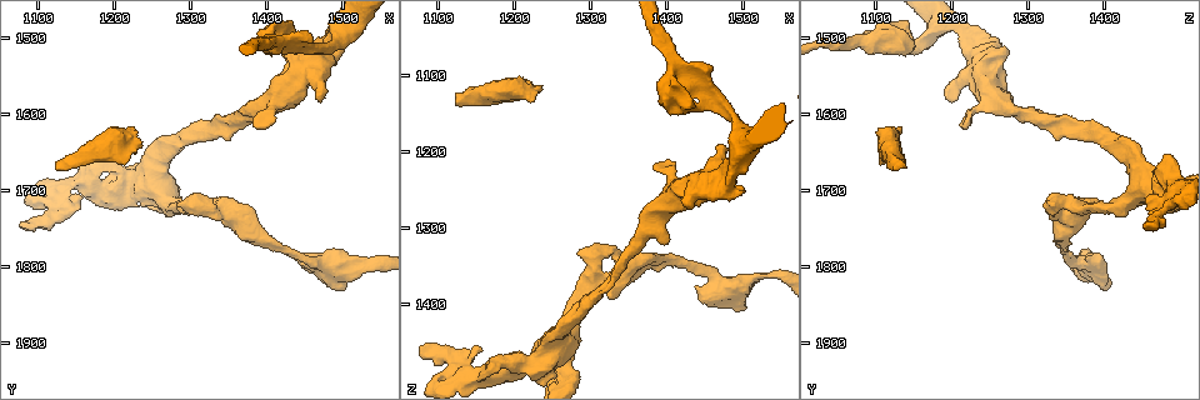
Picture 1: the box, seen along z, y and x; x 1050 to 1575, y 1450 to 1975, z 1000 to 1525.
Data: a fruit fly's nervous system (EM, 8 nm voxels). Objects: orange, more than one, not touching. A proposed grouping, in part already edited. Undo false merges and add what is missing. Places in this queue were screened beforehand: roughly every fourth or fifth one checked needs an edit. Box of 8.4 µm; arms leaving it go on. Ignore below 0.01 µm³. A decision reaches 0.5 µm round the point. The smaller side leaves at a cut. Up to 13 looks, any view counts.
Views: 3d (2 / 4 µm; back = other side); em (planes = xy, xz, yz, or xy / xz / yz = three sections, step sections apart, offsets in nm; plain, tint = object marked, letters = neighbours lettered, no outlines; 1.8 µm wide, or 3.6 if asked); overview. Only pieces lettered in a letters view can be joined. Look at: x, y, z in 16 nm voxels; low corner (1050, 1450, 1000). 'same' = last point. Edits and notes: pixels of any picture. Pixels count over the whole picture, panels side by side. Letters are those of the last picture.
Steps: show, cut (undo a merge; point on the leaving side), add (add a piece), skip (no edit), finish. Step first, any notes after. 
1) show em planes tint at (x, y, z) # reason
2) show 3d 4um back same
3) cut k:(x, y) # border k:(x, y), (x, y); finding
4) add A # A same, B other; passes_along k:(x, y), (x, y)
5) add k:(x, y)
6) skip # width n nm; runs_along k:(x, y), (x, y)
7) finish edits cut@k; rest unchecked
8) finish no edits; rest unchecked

show em xy step 8 tint at (1415, 1510, 1120) # branch point

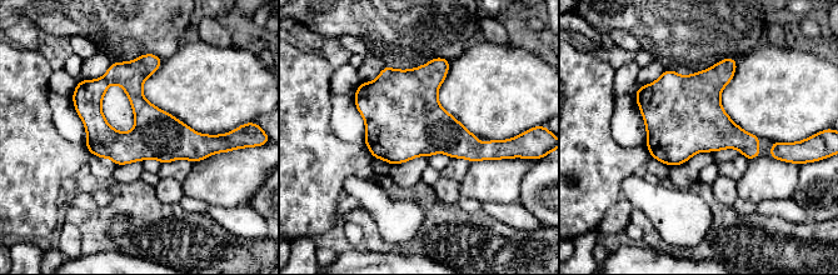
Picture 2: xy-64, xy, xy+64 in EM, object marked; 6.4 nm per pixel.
show em yz step 8 tint same # another direction

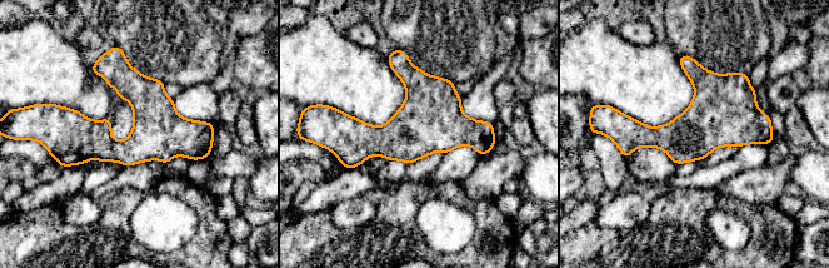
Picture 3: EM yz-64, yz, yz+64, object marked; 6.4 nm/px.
show em yz step 8 letters same

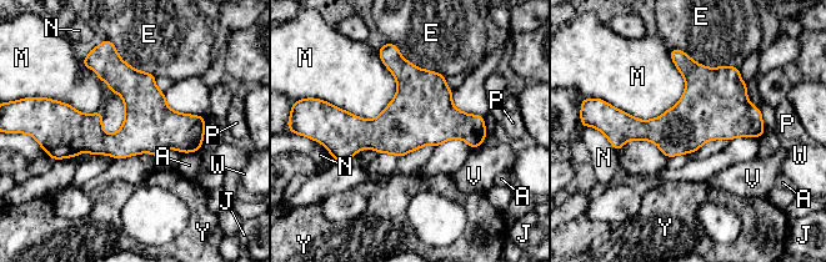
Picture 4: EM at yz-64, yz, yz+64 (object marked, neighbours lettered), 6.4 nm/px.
skip # A other, E other, J other, M other, N other, P other, V other, W other, Y other; border 4:(671, 49), (609, 104); all the same neuron

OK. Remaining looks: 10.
show em planes letters at (1480, 1800, 1380) # sudden change in width

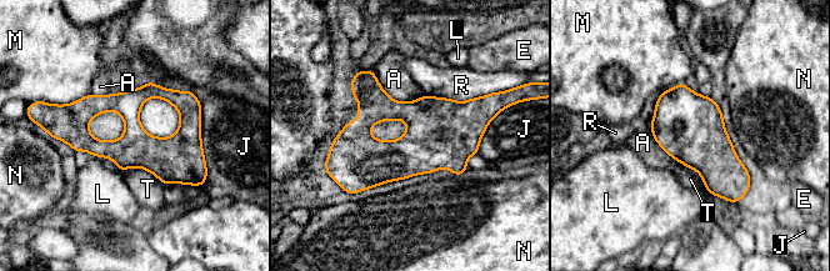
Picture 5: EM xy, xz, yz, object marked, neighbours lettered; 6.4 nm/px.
skip # A other, E other, J other, L other, M other, N other, R other, T other; continuous, no second neuron

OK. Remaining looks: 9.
show 3d 2um at (1435, 1565, 1245) # thick turns thin

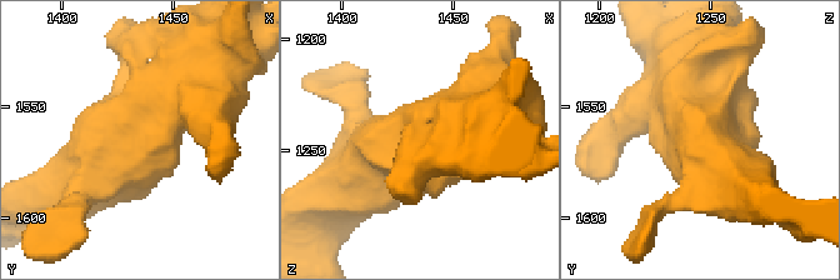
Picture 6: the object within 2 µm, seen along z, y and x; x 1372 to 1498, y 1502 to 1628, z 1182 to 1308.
show em planes letters at (1435, 1562, 1245) # now the EM

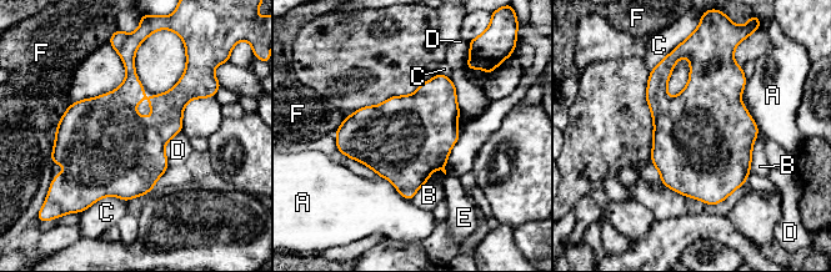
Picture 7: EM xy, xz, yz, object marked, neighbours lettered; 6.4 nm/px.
skip # A other, B other, C other, D other, E other, F other; border 7:(180, 131), (165, 145), (168, 165); one neuron here

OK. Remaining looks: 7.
show em 3.6um yz step 16 tint at (1265, 1705, 1465)

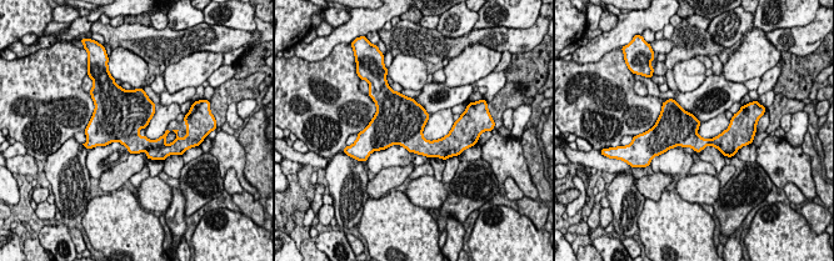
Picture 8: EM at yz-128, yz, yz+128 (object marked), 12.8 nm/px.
show em 3.6um planes tint same # another direction

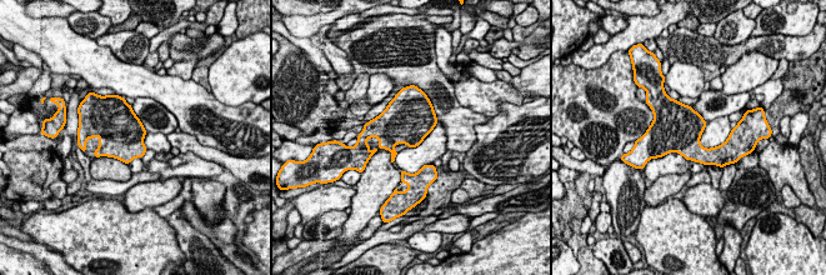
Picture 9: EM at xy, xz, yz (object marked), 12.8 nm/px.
show em 3.6um planes letters same

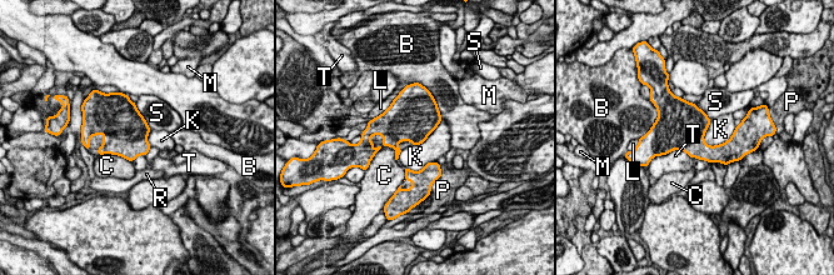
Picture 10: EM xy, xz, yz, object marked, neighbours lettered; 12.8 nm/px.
skip # width 440 nm; longest_contact K 480 nm; B other, C other, K other, L other, M other, P other, R other, S other, T other; one neuron here

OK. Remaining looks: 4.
show em xz step 8 tint at (1125, 1675, 1135) # stops while still wide

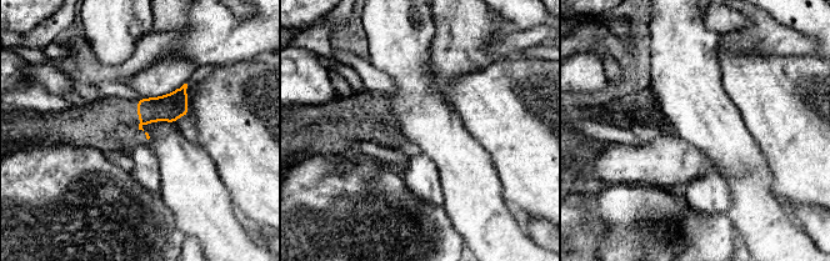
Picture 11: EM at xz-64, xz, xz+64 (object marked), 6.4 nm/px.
show em xz step 8 letters same

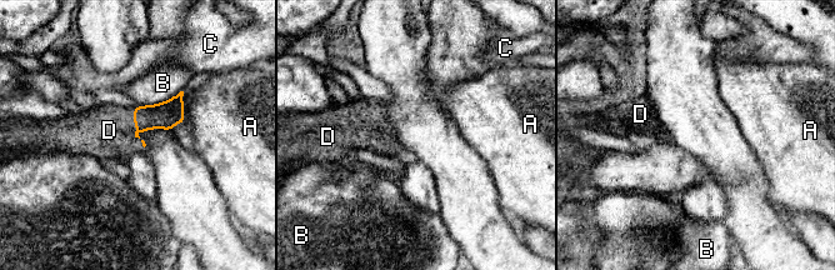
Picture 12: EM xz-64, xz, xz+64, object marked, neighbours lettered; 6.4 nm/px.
add D # longest_contact B 300 nm; A other, B other, C other, D same; passes_along 12:(164, 115), (136, 128), (109, 130); the neuron continues

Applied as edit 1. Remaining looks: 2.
finish edits add@12; rest unchecked

